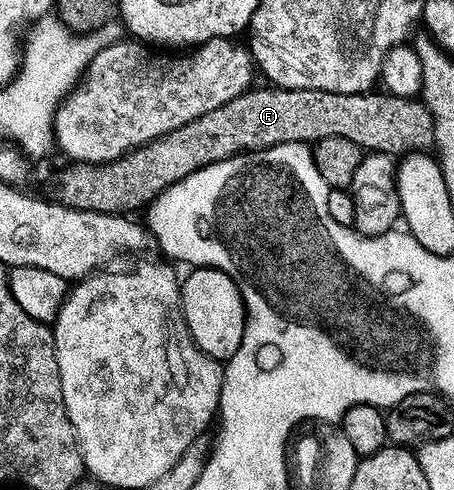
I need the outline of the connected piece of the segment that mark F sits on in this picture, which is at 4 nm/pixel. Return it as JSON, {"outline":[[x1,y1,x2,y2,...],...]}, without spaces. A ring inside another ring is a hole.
{"outline":[[279,85,257,86,244,94,234,97,226,105,174,129,169,135,161,139,154,139,134,151,129,151,121,159,111,159,108,163,77,163,69,162,52,183,60,187,58,201,62,206,74,210,97,211,107,215,122,215,136,213,139,209,147,208,148,204,156,199,169,187,184,179,190,173,202,169,211,163,221,163,231,155,238,155,245,151,261,151,263,147,273,147,279,143,300,143,315,141,326,137,350,137,359,147,387,151,393,156,400,157,409,149,424,149,433,142,432,114,429,113,423,102,407,103,400,95,376,95,365,93,362,95,339,95,329,91,289,91]]}

